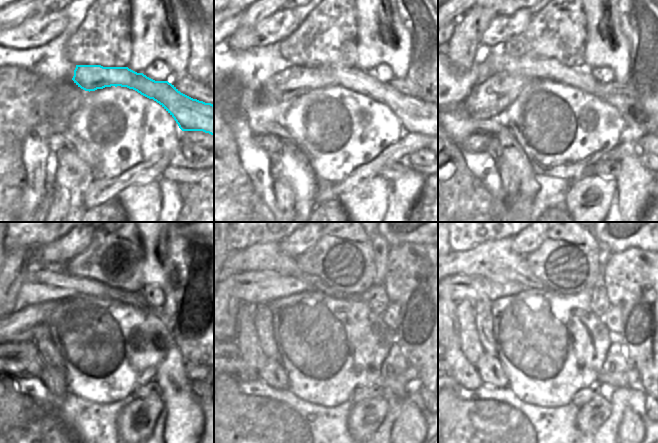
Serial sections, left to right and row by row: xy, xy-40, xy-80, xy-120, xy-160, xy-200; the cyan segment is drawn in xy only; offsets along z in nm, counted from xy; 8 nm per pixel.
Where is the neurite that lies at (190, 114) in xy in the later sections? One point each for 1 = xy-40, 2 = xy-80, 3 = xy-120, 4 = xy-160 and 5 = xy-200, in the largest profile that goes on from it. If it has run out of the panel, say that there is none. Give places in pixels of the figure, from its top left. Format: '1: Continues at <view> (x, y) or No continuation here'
1: Continues at xy-40 (416, 116)
2: Continues at xy-80 (510, 73)
3: Continues at xy-120 (41, 286)
4: Continues at xy-160 (250, 287)
5: Continues at xy-200 (458, 287).

